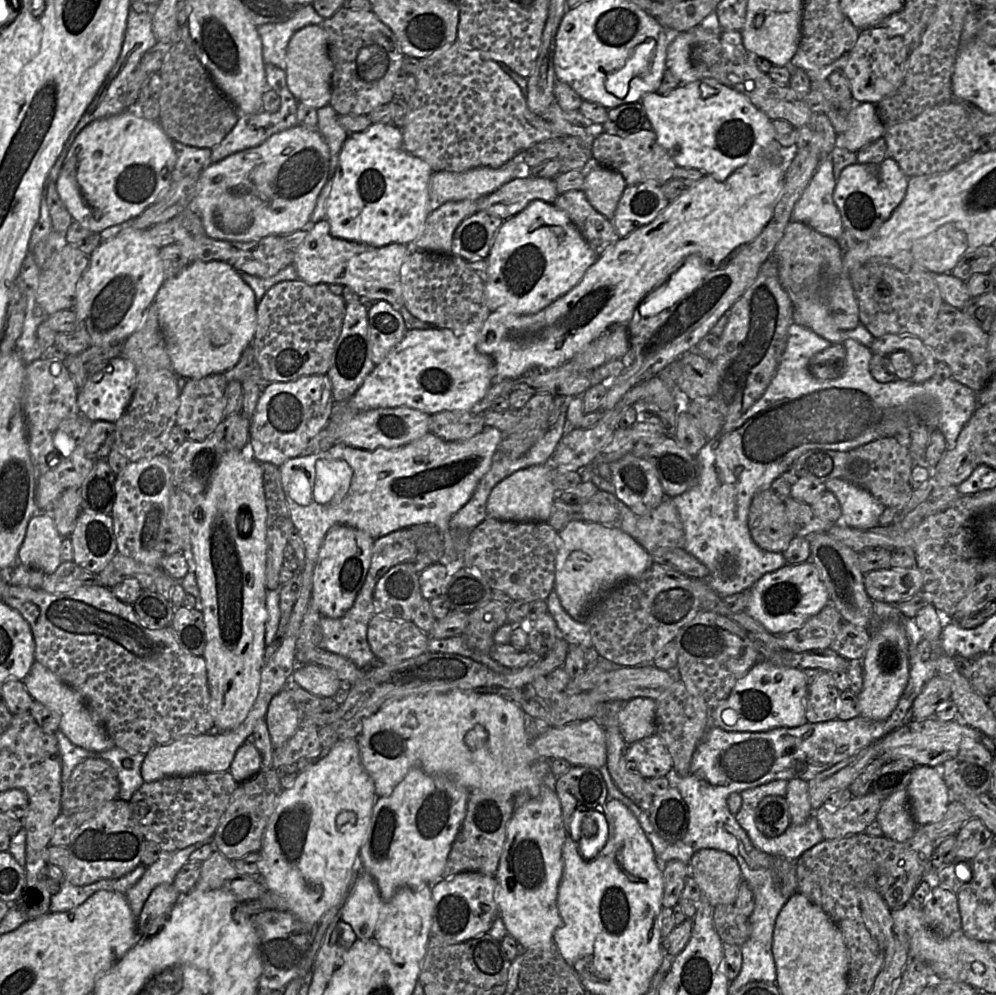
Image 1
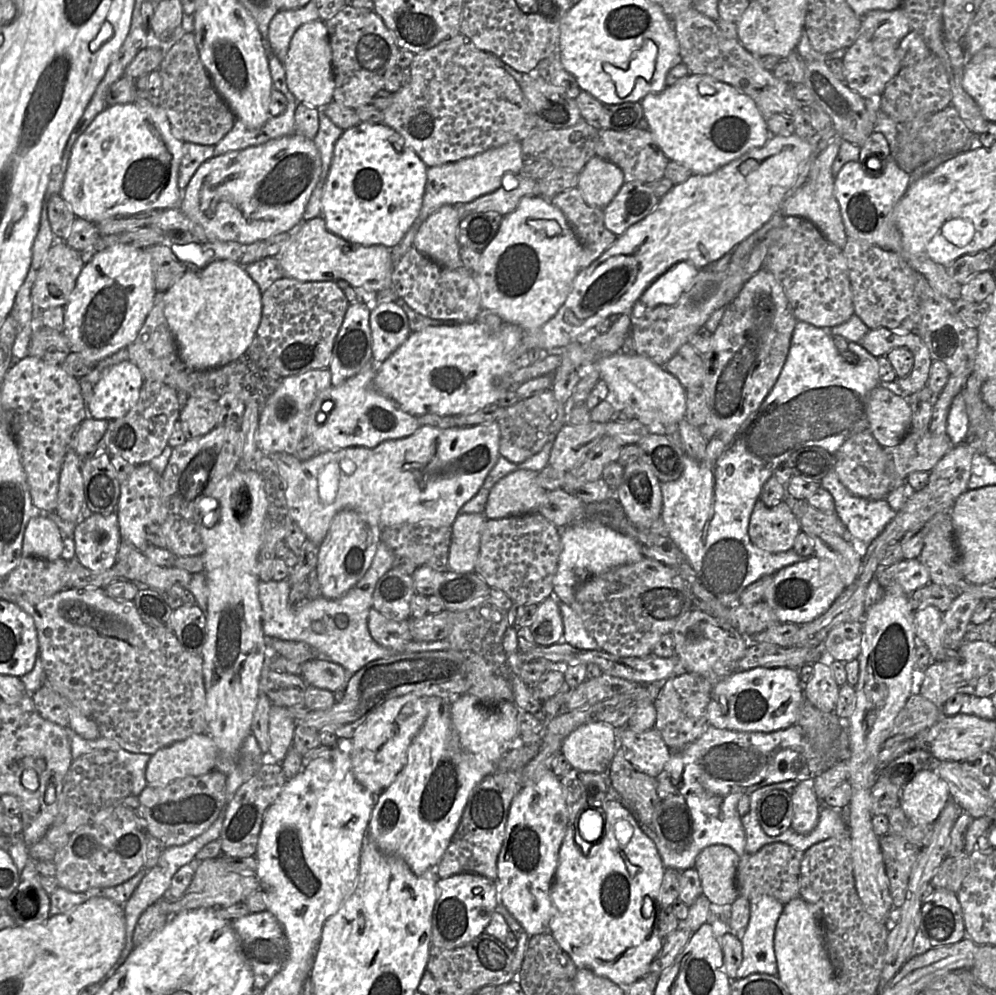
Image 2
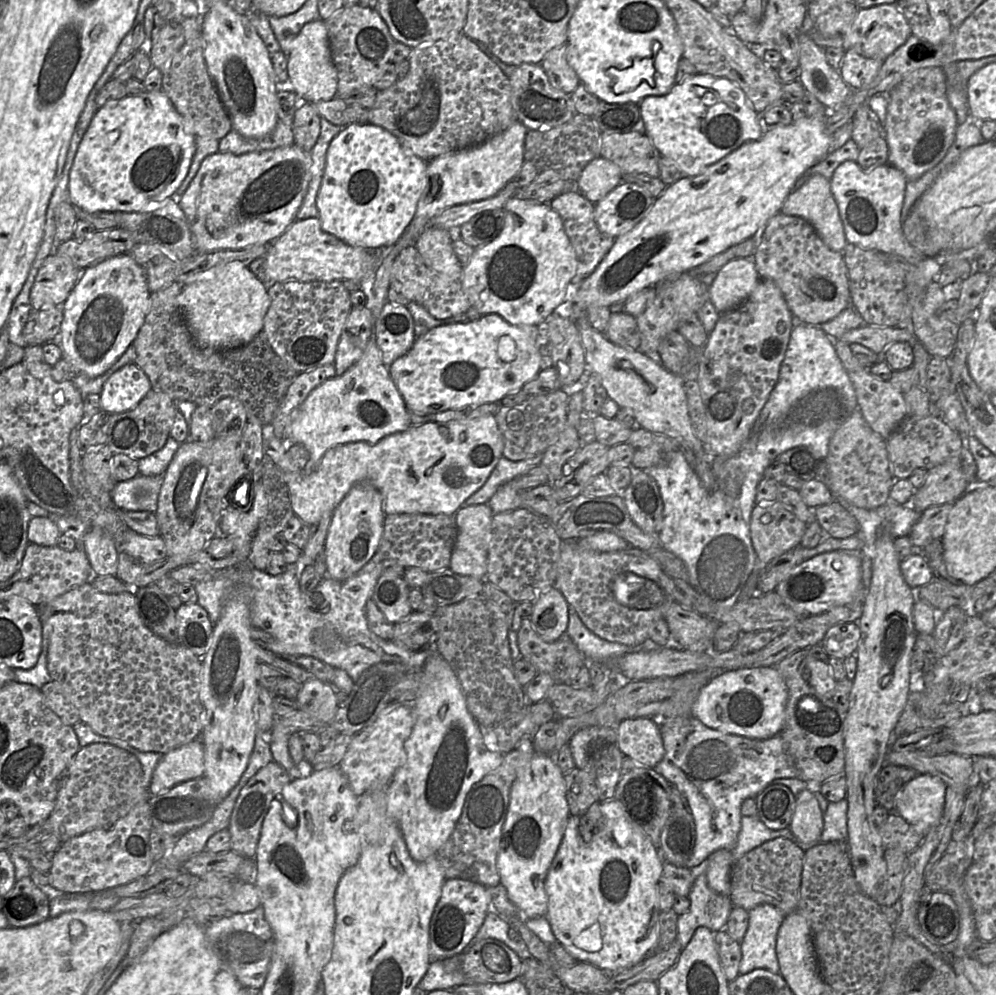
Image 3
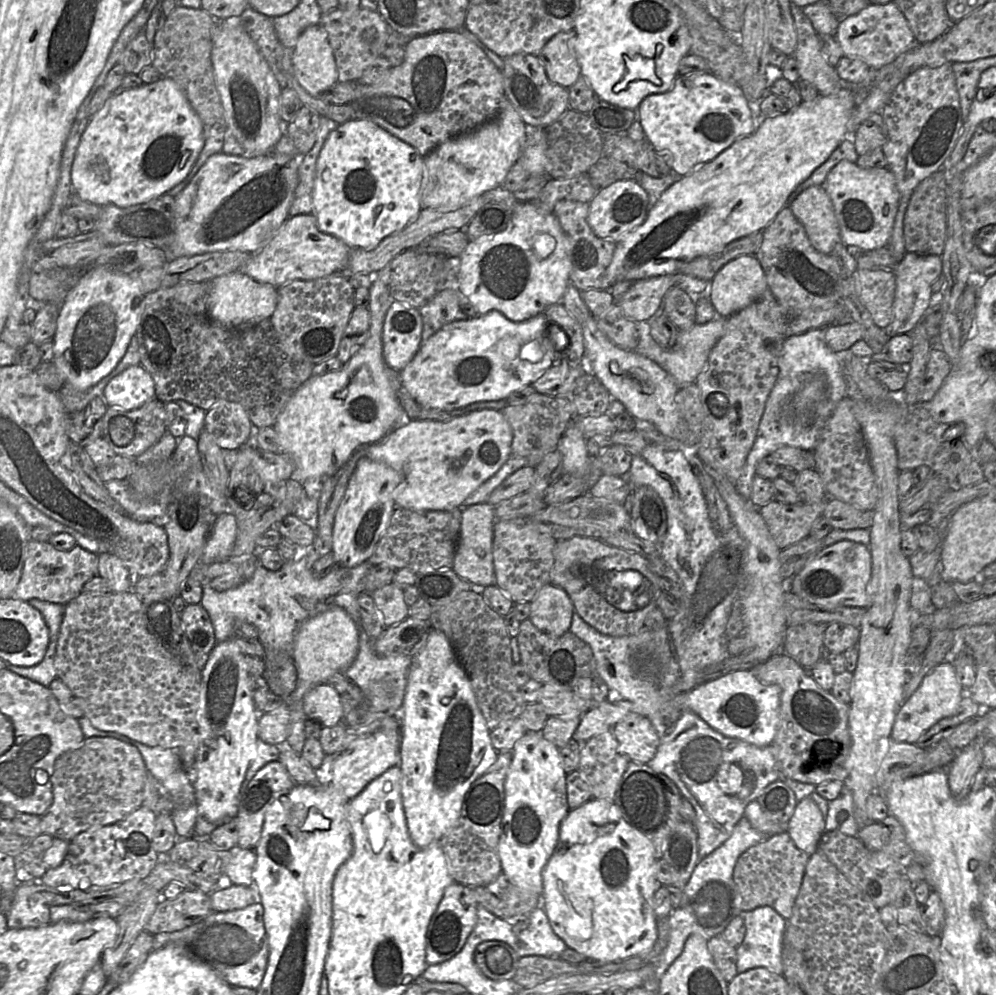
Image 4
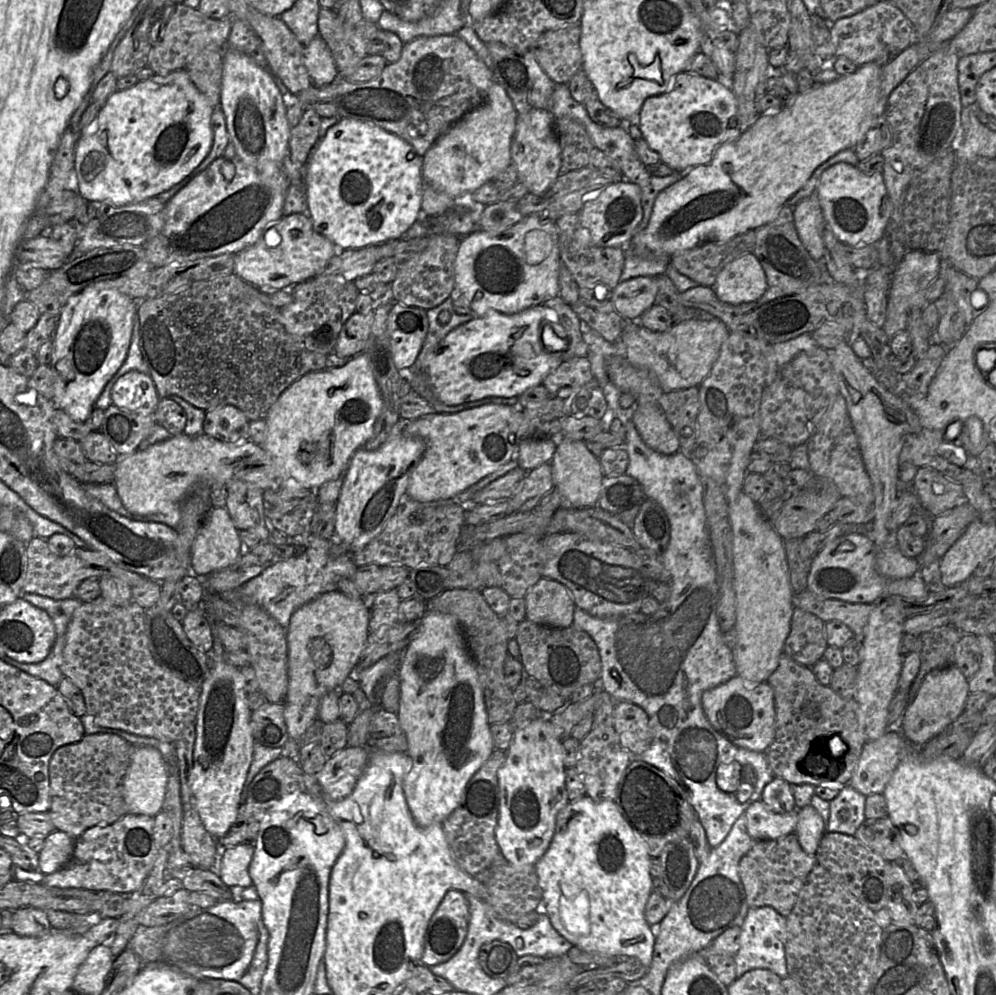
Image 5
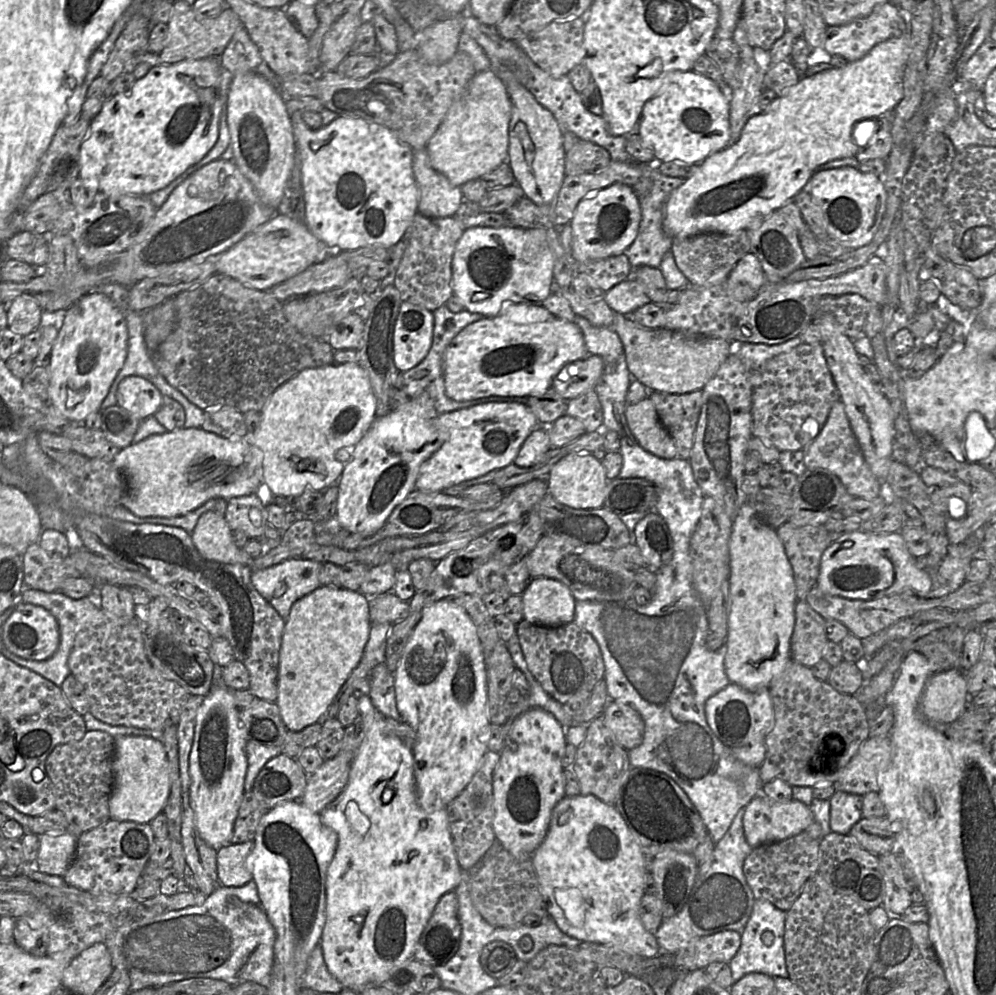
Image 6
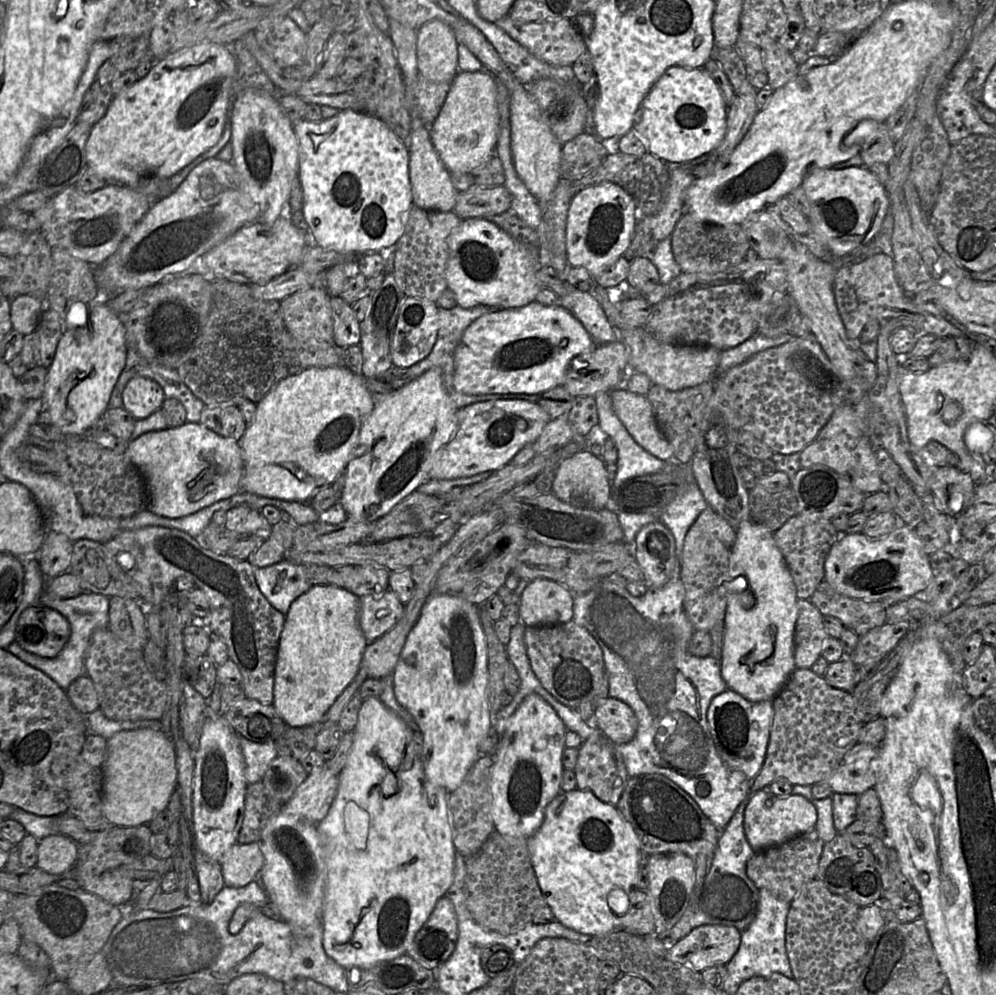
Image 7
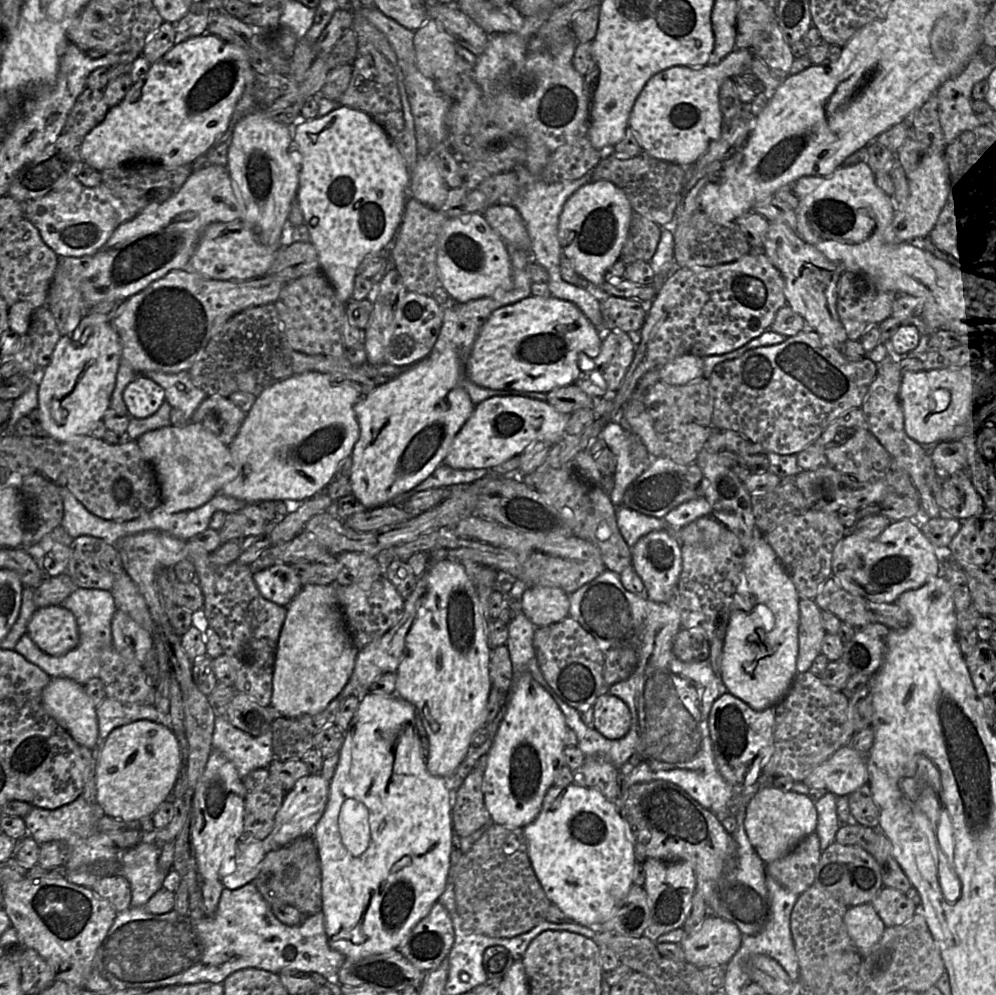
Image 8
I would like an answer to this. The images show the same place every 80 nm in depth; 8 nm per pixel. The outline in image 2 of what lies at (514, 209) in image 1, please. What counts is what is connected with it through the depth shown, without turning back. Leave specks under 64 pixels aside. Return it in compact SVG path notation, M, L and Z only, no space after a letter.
M507 174L496 191L458 206L459 215L463 219L475 213L496 212L504 217L514 211L525 196L538 196L538 181L521 174Z

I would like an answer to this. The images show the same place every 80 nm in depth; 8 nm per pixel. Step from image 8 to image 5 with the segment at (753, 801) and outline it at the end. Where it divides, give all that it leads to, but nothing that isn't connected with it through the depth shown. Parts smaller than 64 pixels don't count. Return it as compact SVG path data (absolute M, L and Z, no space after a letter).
M757 800L745 811L747 832L756 841L776 839L793 833L798 821L798 809L789 813L777 814Z

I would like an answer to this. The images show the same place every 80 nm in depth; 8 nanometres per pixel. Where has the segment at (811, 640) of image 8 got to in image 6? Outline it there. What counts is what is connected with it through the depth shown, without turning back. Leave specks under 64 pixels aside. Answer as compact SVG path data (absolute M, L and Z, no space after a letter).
M805 600L795 605L795 626L790 641L791 659L801 665L813 667L823 659L828 643L826 620Z

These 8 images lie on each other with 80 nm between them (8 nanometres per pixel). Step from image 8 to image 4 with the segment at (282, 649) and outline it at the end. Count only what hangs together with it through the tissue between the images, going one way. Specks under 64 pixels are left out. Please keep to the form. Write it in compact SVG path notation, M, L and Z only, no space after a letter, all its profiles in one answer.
M333 607L319 613L299 626L292 651L297 682L295 691L289 699L291 726L286 740L296 753L302 753L306 741L305 724L308 717L302 708L304 695L312 687L326 683L334 673L345 671L353 663L358 652L359 632L359 625L340 607Z

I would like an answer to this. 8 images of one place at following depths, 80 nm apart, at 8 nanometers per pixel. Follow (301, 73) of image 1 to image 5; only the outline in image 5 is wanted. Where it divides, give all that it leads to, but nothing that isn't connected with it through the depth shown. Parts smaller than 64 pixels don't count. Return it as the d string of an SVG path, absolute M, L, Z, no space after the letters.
M319 34L305 45L303 62L313 83L317 85L331 84L339 76L332 52Z

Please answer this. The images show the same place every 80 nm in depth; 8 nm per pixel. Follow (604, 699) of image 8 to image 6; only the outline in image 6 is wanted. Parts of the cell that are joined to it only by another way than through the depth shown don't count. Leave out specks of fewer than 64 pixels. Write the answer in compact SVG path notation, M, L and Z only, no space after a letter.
M610 700L601 716L617 742L627 751L638 747L644 736L644 722L630 704Z

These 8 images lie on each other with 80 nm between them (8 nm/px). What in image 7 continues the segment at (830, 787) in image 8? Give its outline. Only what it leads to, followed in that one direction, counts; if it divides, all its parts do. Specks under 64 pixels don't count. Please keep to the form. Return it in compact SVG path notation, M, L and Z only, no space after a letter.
M857 743L850 749L826 780L832 791L859 796L868 789L874 789L874 759L877 757L878 747Z

